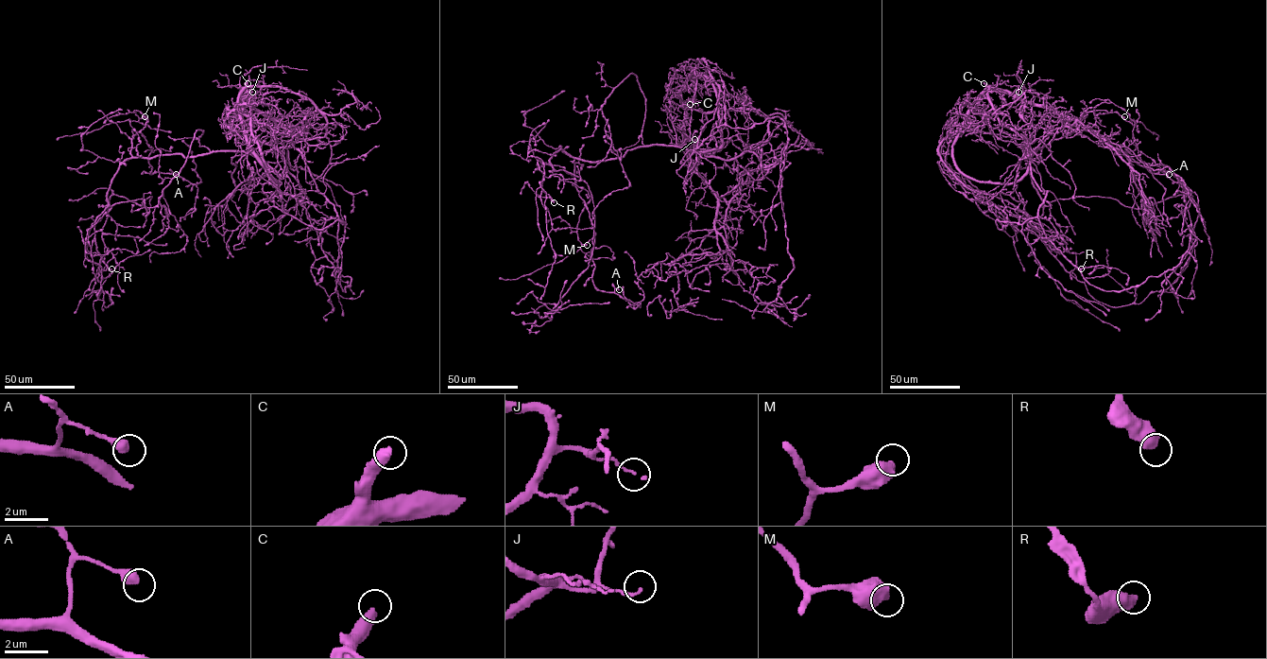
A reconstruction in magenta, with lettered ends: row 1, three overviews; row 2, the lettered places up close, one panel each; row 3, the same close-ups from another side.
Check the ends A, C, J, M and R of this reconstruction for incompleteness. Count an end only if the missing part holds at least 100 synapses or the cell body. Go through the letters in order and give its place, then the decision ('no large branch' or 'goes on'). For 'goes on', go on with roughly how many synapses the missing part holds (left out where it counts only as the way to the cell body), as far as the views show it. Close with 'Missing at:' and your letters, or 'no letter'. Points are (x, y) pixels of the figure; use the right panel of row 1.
A: place (1169, 174); no large branch
C: place (984, 83); goes on
J: place (1018, 92); no large branch
M: place (1124, 116); no large branch
R: place (1081, 268); no large branch
Missing at: C

